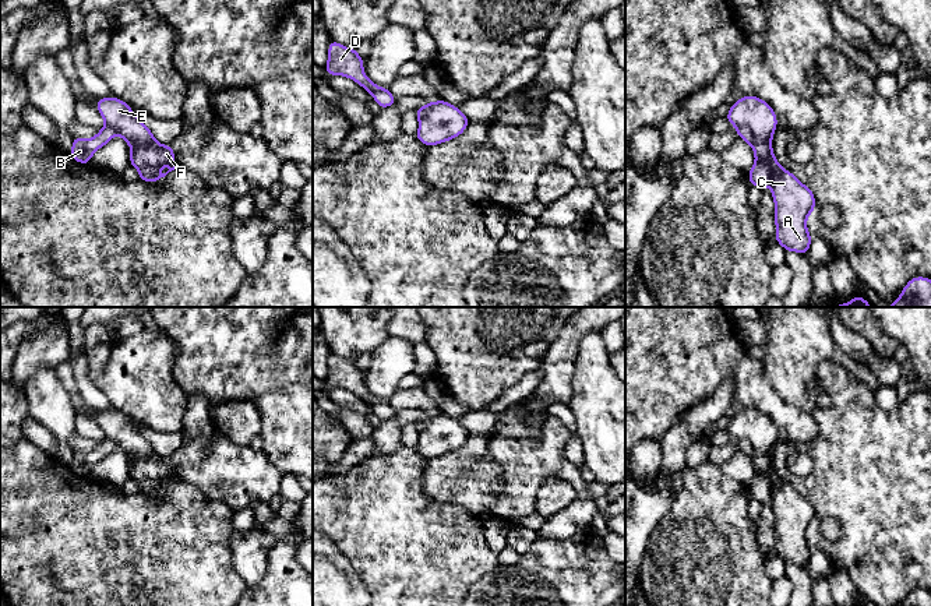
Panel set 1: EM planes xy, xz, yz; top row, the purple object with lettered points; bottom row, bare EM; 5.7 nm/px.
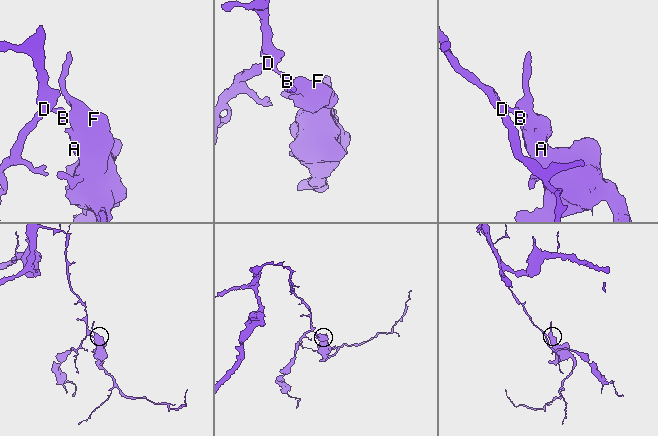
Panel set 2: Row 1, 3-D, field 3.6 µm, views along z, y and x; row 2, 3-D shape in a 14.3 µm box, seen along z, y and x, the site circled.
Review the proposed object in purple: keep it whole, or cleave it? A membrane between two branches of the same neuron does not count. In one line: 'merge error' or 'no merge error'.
merge error

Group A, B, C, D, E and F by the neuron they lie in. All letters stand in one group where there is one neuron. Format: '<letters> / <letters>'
A C E F / B D

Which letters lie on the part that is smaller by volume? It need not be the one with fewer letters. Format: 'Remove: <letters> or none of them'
Remove: A, C, E, F

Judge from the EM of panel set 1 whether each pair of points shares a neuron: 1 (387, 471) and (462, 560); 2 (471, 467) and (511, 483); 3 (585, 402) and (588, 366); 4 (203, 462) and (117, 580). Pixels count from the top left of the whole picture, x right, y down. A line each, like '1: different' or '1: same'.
1: same
2: different
3: same
4: different

